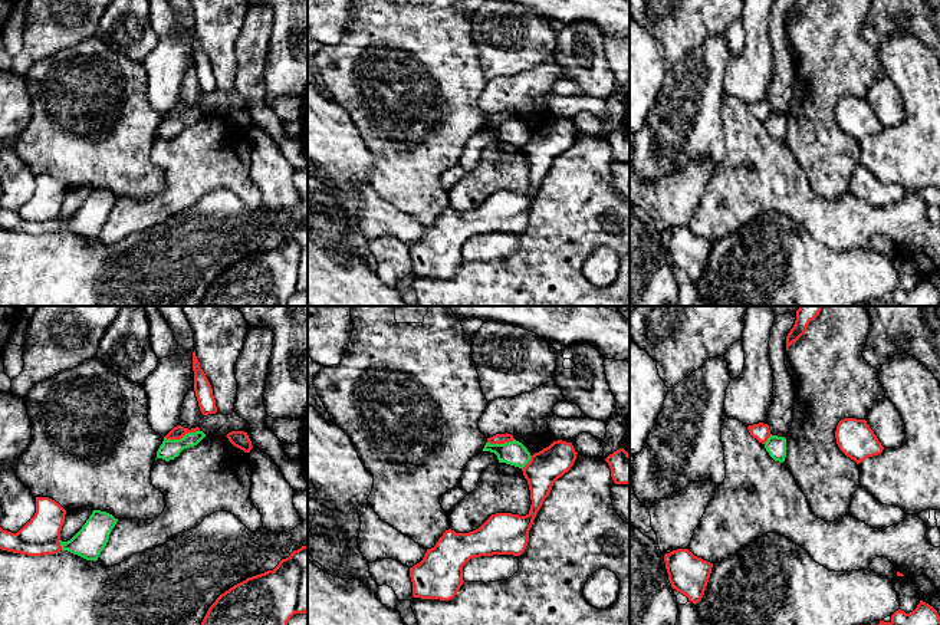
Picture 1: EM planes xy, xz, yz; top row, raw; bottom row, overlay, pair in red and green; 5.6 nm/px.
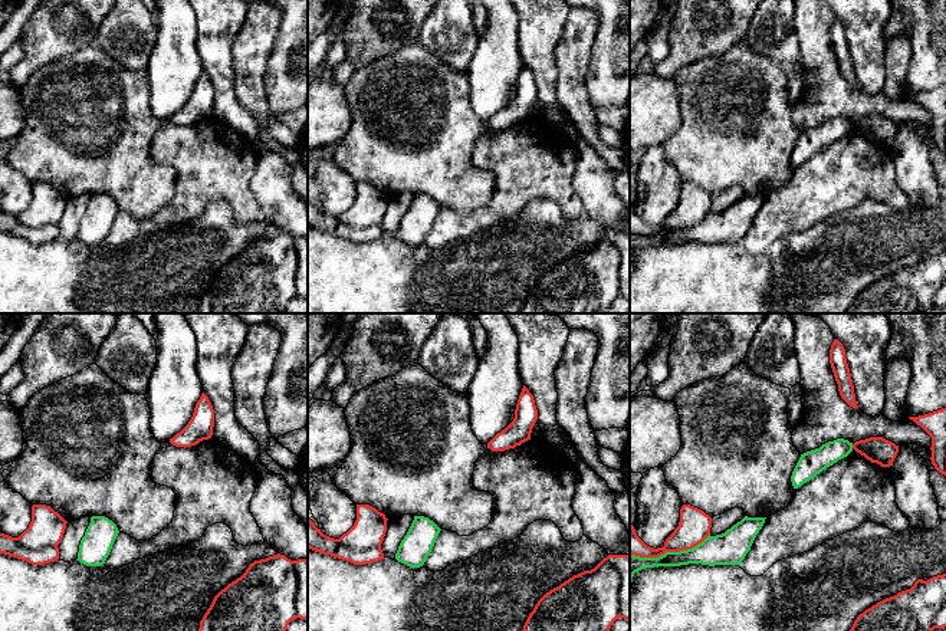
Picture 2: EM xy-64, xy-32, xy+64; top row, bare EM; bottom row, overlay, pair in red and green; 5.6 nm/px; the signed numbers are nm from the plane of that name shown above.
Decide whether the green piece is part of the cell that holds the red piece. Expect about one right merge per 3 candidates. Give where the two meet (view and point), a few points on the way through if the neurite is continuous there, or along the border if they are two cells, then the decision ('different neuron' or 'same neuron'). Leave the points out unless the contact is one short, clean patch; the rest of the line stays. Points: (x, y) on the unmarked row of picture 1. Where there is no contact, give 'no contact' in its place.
contact xy (181, 115); different neuron

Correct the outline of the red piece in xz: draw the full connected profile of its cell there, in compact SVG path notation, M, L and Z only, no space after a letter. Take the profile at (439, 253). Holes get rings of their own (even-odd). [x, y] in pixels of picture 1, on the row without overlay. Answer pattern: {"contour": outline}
{"contour": "M553 119L530 134L522 147L530 168L530 188L526 194L492 193L479 207L456 211L448 207L423 239L410 246L413 274L421 277L453 277L463 259L463 244L473 236L493 233L520 234L529 220L529 208L549 174L553 161L573 144L576 129L572 121Z"}

